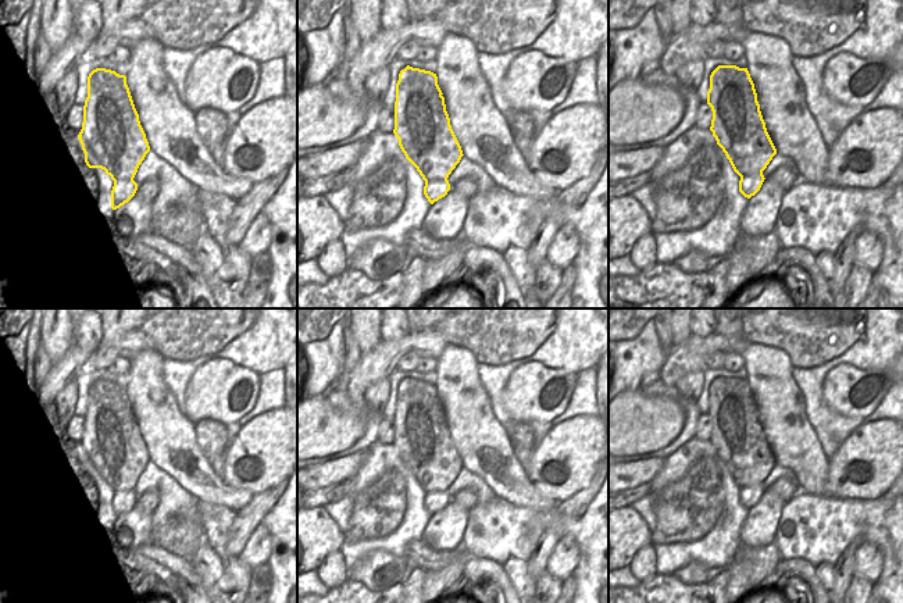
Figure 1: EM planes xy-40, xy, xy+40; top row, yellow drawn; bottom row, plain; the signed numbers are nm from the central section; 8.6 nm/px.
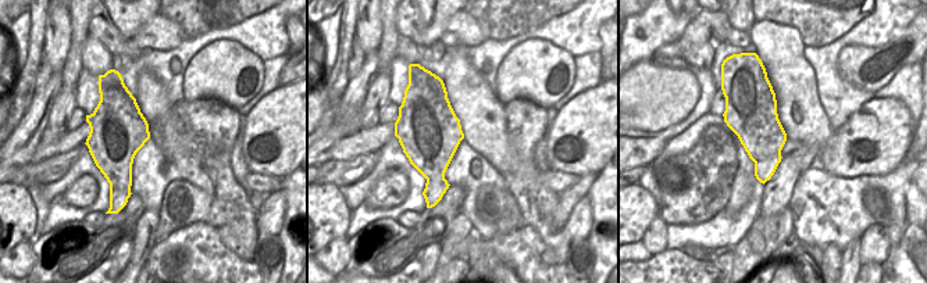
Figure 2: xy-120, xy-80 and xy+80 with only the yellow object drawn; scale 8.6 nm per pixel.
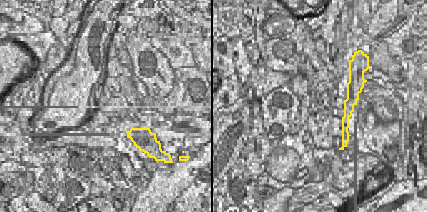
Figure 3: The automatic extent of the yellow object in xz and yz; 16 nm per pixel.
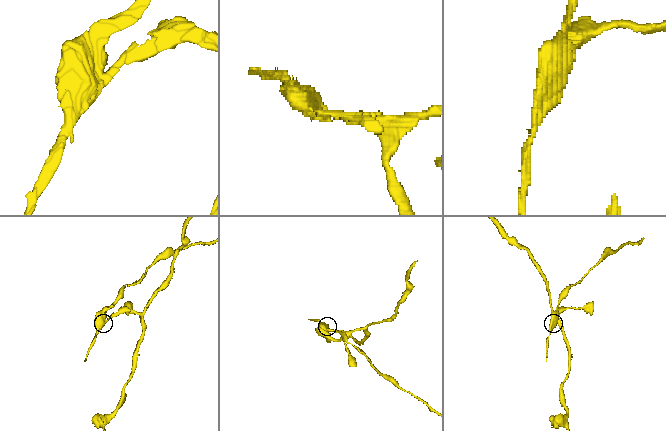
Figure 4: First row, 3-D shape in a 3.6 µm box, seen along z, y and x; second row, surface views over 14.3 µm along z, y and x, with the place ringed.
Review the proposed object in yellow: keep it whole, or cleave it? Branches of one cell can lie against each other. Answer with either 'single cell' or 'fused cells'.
fused cells

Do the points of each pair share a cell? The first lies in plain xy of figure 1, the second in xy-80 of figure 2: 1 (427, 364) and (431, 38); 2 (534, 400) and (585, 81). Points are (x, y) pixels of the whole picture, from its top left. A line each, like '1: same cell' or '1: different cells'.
1: different cells
2: different cells

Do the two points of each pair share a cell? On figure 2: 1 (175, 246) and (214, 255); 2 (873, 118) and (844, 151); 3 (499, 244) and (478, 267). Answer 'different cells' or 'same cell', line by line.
1: same cell
2: same cell
3: same cell

